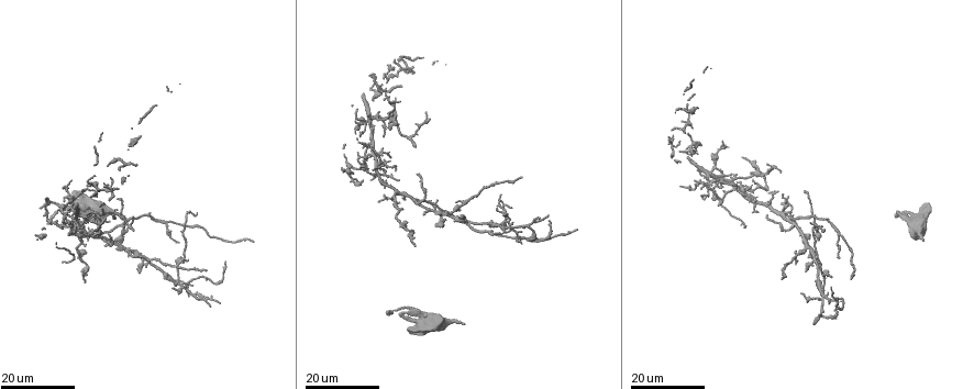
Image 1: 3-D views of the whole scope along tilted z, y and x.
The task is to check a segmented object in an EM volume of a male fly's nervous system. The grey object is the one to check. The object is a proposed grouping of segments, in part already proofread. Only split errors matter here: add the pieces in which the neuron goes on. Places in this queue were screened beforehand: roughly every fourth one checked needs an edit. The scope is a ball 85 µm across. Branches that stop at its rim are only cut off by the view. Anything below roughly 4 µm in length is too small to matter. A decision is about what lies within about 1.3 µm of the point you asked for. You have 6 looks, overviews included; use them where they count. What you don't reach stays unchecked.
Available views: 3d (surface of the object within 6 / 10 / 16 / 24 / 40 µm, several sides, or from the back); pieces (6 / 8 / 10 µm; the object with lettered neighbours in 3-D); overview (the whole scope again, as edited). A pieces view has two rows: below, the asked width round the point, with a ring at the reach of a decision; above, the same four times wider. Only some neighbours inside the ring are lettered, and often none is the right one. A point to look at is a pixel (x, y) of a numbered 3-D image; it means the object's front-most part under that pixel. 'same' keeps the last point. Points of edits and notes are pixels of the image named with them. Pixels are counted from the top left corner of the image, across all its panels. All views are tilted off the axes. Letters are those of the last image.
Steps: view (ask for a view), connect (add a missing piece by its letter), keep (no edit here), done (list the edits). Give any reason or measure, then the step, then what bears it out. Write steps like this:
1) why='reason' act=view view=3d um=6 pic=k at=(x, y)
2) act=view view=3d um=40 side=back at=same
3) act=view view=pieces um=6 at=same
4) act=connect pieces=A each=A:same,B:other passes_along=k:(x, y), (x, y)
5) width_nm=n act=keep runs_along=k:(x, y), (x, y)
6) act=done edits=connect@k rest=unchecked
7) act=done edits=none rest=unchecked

why='an open end' act=view view=3d um=16 pic=1 at=(425, 212)

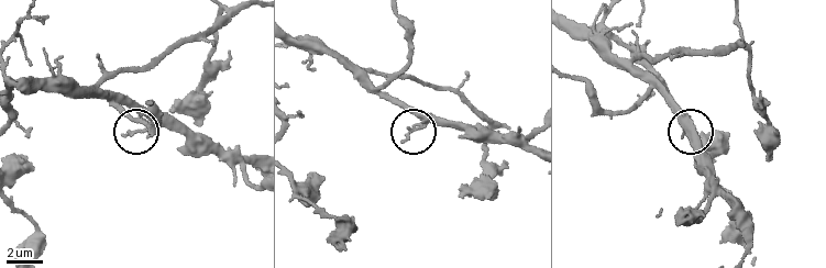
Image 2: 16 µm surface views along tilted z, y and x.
act=view view=3d um=10 pic=2 at=(123, 134)

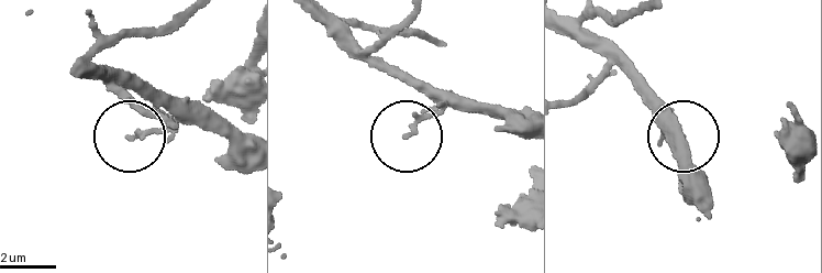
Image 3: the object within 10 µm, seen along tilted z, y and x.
act=view view=pieces um=10 pic=3 at=(132, 136)

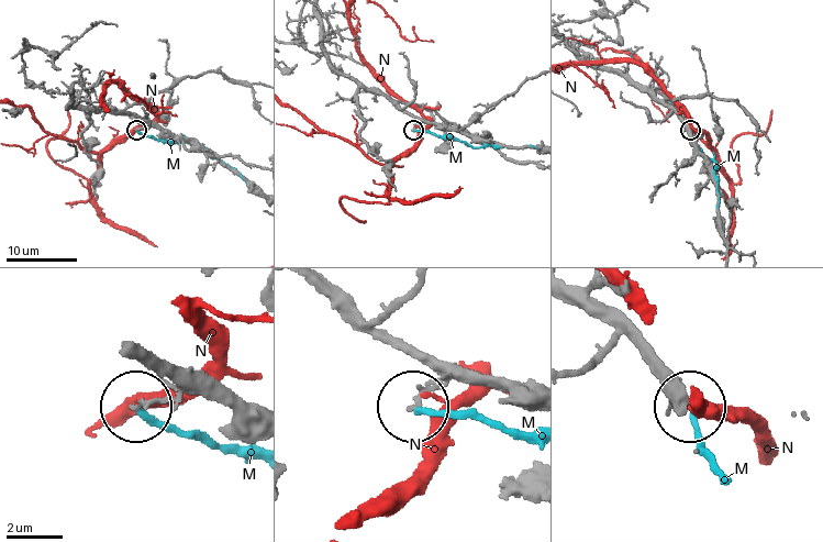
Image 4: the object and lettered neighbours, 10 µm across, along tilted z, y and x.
act=keep each=M:other,N:other found='none of them fits'

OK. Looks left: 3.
why='tapers out' act=view view=3d um=16 pic=1 at=(40, 206)

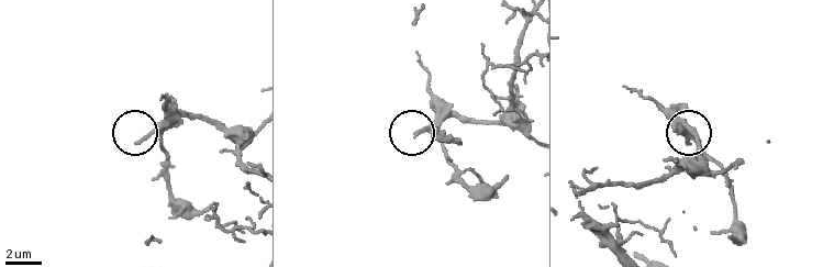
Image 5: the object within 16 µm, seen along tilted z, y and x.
act=view view=pieces um=8 pic=5 at=(687, 141)

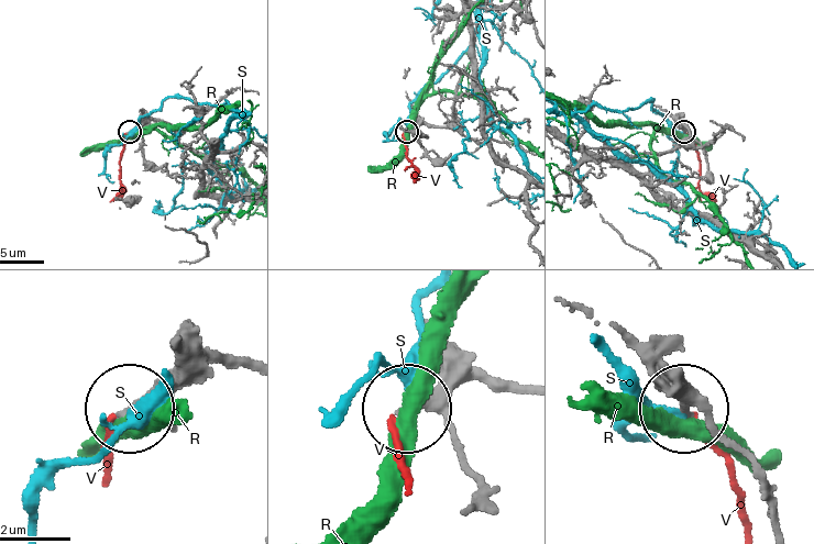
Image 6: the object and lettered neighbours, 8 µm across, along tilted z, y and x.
act=connect pieces=V each=R:other,S:other,V:same passes_along=6:(425, 123), (404, 135), (414, 181) found='it goes on there'

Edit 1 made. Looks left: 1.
act=done edits=connect@6 rest=unchecked

